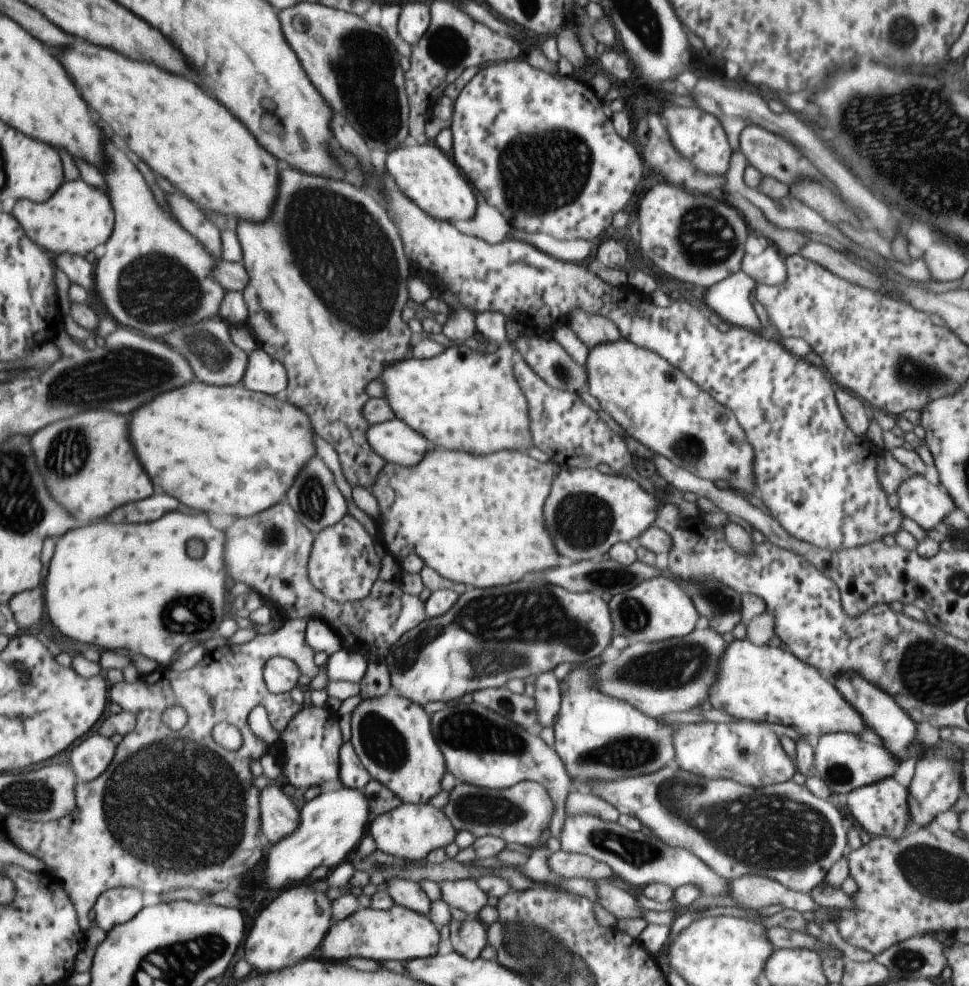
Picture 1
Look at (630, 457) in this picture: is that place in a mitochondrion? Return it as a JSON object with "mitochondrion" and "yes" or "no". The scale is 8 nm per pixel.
{"mitochondrion":"no"}

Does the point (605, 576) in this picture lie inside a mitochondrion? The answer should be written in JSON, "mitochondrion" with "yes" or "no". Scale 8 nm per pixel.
{"mitochondrion":"yes"}

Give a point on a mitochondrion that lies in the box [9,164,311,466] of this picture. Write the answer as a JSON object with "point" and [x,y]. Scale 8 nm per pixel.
{"point":[116,374]}

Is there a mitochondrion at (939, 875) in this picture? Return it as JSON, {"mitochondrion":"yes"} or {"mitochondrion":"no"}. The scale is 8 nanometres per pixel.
{"mitochondrion":"yes"}

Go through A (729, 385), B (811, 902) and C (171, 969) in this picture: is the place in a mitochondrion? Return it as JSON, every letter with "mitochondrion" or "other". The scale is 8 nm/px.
{"A":"other","B":"other","C":"mitochondrion"}

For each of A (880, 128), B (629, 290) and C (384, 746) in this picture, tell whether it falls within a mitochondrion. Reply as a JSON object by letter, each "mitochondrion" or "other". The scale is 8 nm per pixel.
{"A":"mitochondrion","B":"other","C":"mitochondrion"}

